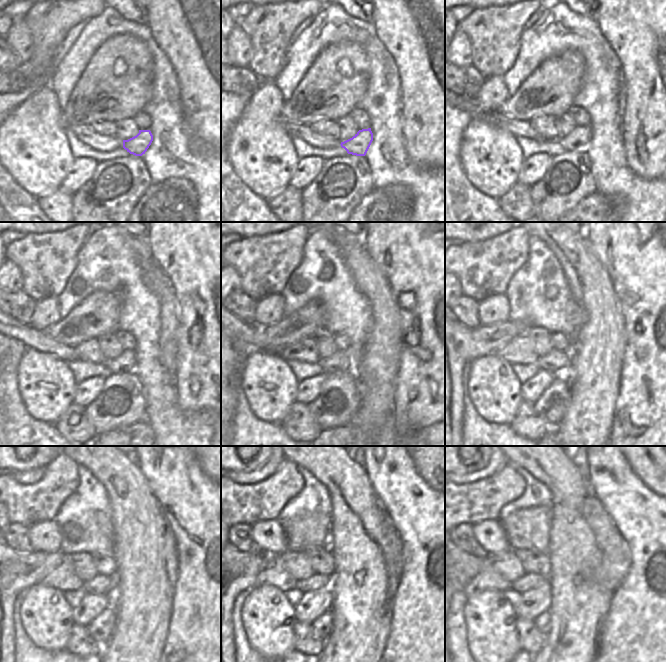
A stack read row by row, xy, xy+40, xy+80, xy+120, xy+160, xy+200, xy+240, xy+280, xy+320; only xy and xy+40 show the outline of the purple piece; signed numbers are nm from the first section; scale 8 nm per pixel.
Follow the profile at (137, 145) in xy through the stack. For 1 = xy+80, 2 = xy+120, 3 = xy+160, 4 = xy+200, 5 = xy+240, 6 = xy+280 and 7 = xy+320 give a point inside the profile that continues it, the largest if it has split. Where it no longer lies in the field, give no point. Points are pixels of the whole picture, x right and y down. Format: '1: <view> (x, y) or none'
1: xy+80 (578, 140)
2: xy+120 (125, 363)
3: xy+160 (339, 363)
4: xy+200 (555, 362)
5: xy+240 (99, 584)
6: xy+280 (317, 581)
7: xy+320 (528, 581)

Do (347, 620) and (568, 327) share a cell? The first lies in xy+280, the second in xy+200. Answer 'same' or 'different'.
different

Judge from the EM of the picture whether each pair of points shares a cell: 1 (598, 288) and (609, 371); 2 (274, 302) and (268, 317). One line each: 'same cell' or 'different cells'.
1: same cell
2: same cell

